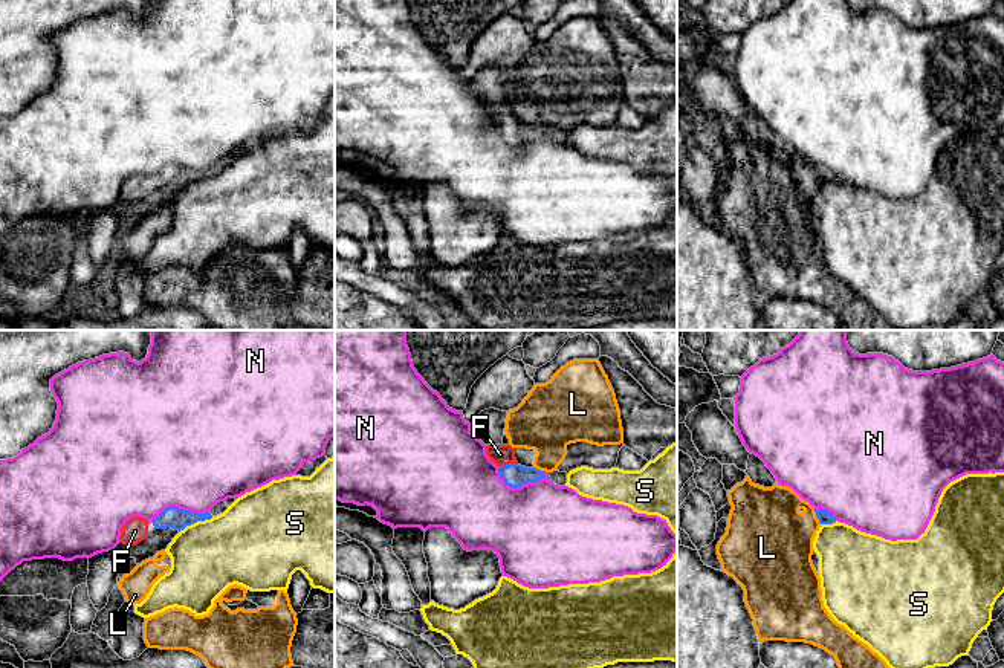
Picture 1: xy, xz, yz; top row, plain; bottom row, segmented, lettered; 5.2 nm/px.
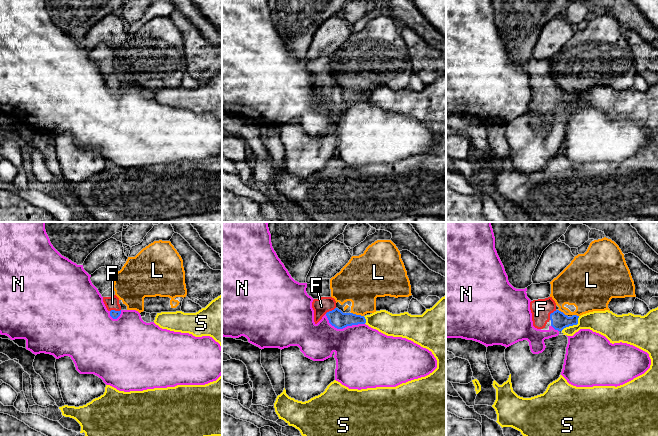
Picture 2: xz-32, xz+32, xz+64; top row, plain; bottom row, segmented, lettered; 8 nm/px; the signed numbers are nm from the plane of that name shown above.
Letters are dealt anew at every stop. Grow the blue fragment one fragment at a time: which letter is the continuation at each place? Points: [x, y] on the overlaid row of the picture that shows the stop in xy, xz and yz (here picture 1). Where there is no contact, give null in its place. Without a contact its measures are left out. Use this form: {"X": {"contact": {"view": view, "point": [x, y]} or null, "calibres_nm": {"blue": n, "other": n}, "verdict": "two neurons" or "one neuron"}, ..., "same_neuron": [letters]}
{"F": {"contact": {"view": "xz", "point": [509, 463]}, "calibres_nm": {"blue": 120, "other": 110}, "verdict": "one neuron"}, "L": {"contact": {"view": "yz", "point": [816, 515]}, "calibres_nm": {"blue": 70, "other": 380}, "verdict": "two neurons"}, "N": {"contact": {"view": "xz", "point": [520, 485]}, "calibres_nm": {"blue": 120, "other": 480}, "verdict": "two neurons"}, "S": {"contact": {"view": "xy", "point": [196, 522]}, "calibres_nm": {"blue": 120, "other": 380}, "verdict": "two neurons"}, "same_neuron": ["F"]}

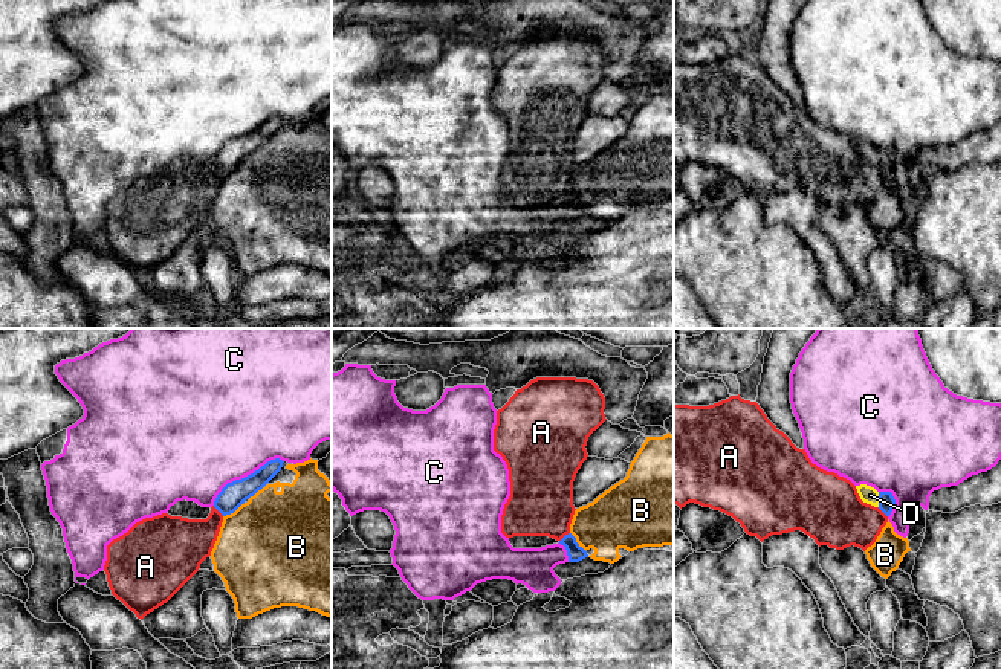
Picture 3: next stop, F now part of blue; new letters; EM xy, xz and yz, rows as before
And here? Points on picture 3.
{"A": {"contact": {"view": "xy", "point": [219, 510]}, "calibres_nm": {"blue": 140, "other": 260}, "verdict": "two neurons"}, "B": {"contact": {"view": "xy", "point": [233, 512]}, "calibres_nm": {"blue": 140, "other": 500}, "verdict": "two neurons"}, "C": {"contact": {"view": "xy", "point": [245, 477]}, "calibres_nm": {"blue": 140, "other": 500}, "verdict": "two neurons"}, "D": {"contact": {"view": "yz", "point": [879, 500]}, "calibres_nm": {"blue": 90, "other": 90}, "verdict": "one neuron"}, "same_neuron": ["D"]}

